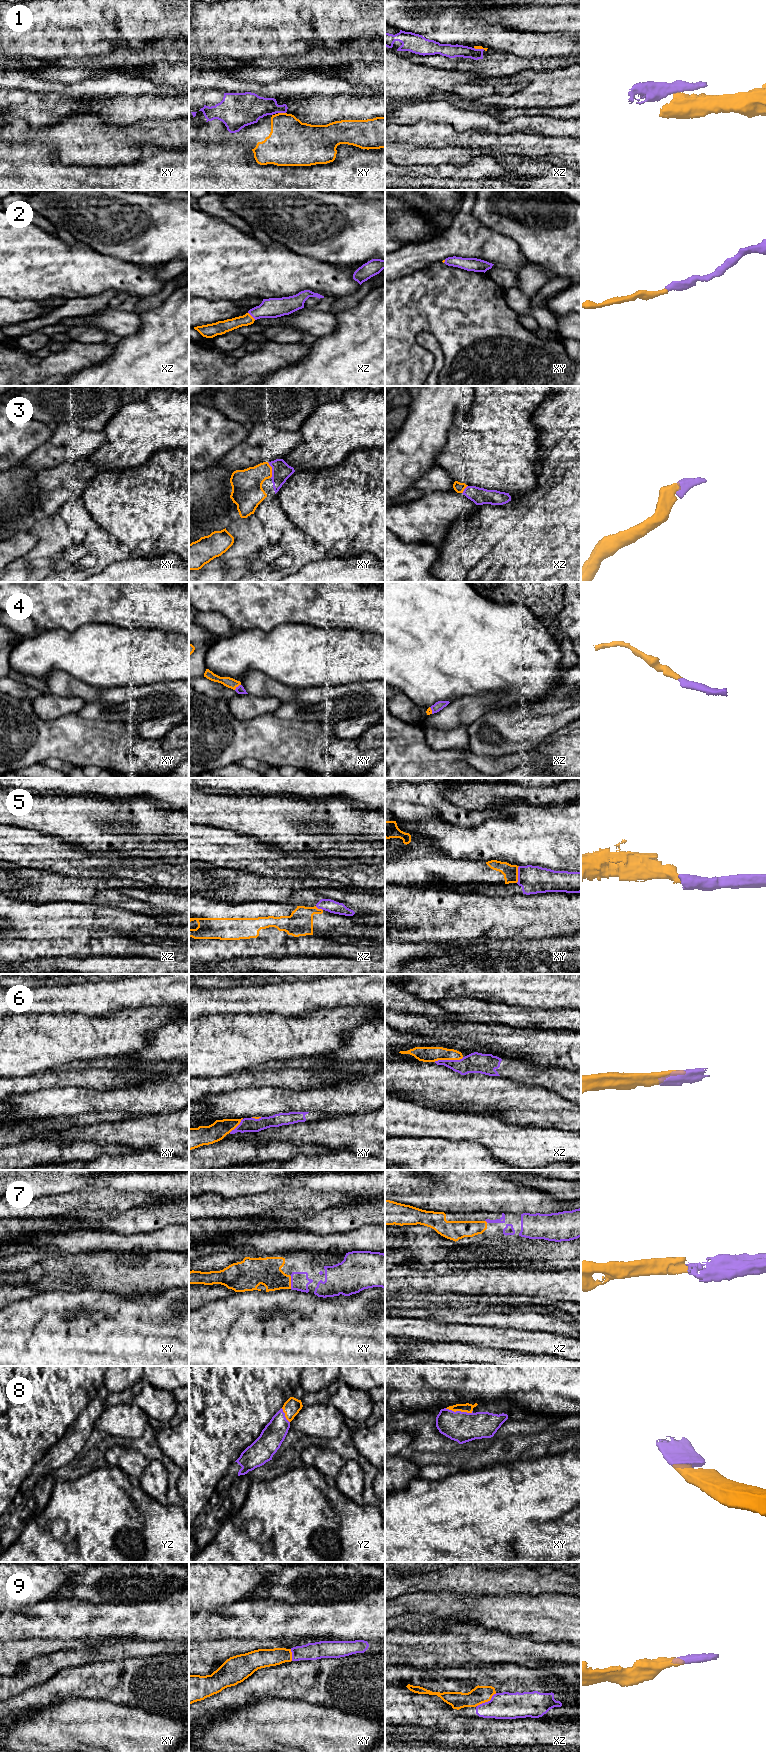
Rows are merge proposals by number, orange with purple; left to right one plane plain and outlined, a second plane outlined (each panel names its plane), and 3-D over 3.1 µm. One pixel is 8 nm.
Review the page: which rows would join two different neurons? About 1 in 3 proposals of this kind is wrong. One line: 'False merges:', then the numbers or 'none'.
False merges: 1, 5

